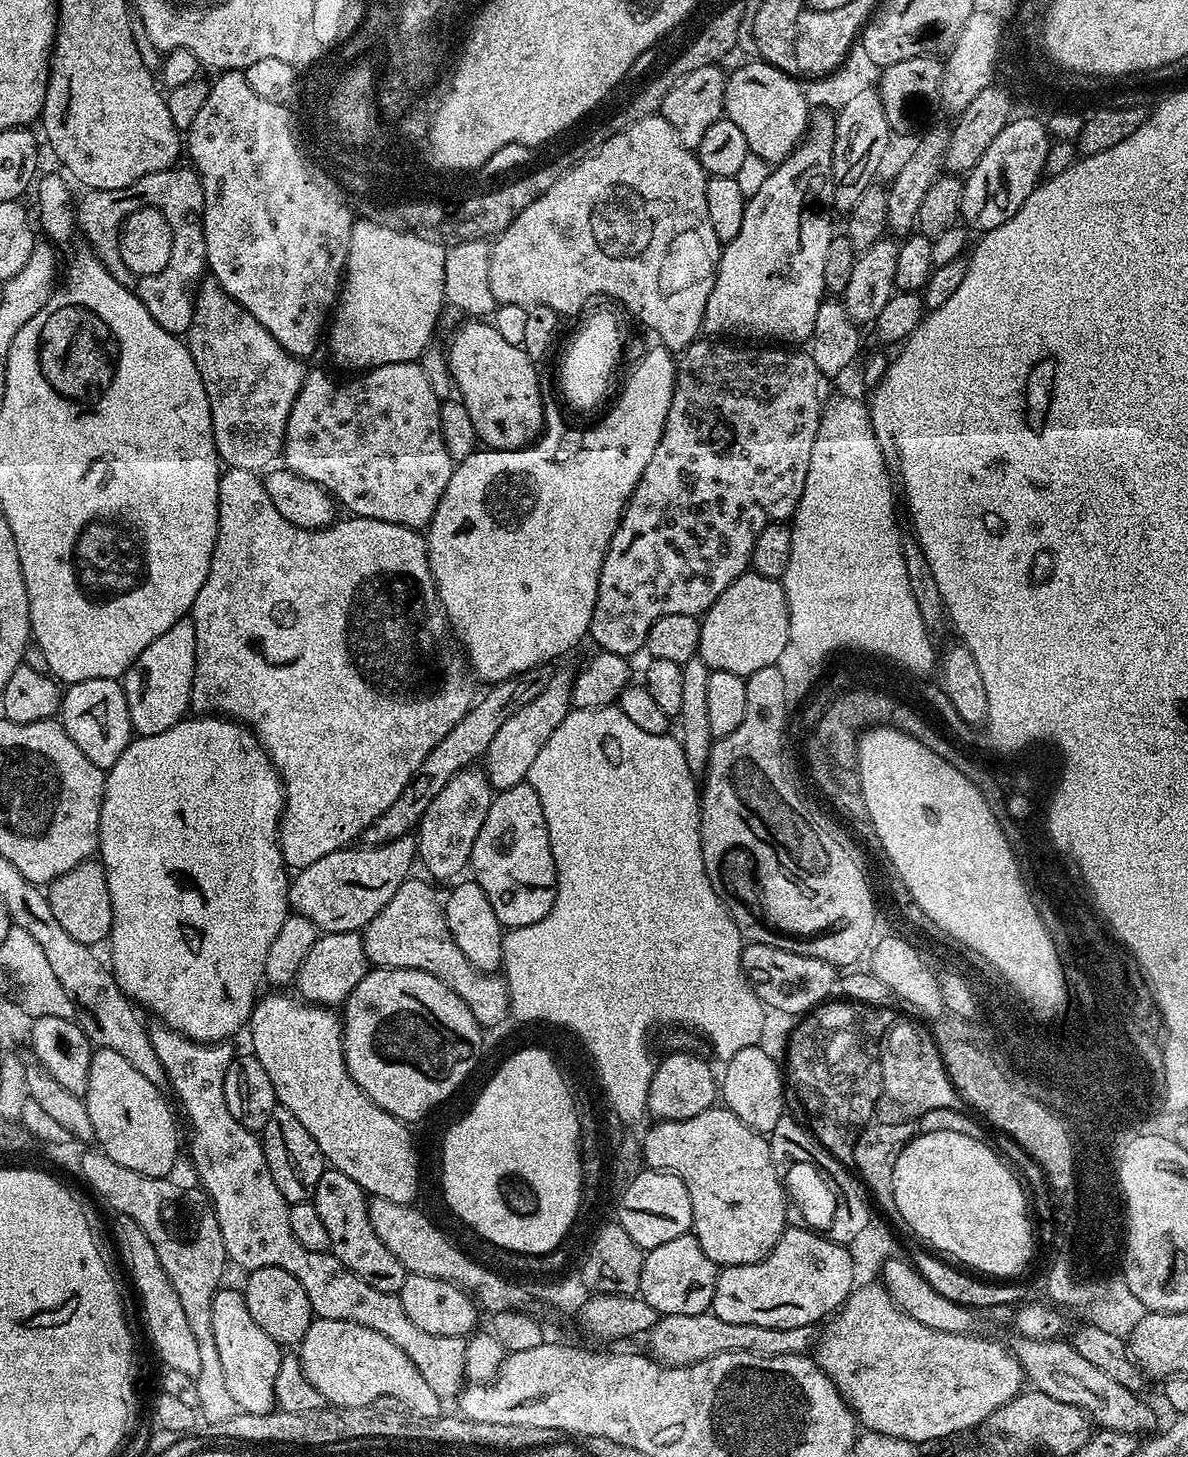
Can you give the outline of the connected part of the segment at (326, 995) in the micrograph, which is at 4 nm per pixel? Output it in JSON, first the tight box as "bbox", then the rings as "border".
{"bbox":[294,932,370,1006],"border":[[[326,932],[317,935],[314,946],[310,946],[310,954],[306,954],[306,962],[302,962],[298,970],[294,988],[297,988],[295,991],[299,999],[305,1002],[340,1006],[368,971],[370,965],[364,953],[364,938],[360,932]]]}

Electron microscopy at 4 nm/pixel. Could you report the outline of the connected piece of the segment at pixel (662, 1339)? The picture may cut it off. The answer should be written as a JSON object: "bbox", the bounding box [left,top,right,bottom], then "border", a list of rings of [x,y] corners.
{"bbox":[646,1311,818,1368],"border":[[[711,1311],[702,1314],[674,1314],[660,1316],[656,1325],[646,1333],[647,1351],[653,1360],[669,1368],[681,1368],[702,1362],[706,1358],[714,1358],[714,1354],[741,1352],[742,1354],[758,1354],[762,1358],[778,1358],[782,1354],[811,1353],[818,1339],[817,1329],[813,1326],[794,1326],[793,1328],[771,1328],[770,1326],[749,1326],[747,1322],[722,1322],[722,1318],[712,1315]]]}

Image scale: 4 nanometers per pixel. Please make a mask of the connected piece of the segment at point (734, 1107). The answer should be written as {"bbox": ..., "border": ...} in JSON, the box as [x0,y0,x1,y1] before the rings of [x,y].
{"bbox":[718,1046,786,1134],"border":[[[757,1046],[754,1048],[747,1048],[746,1050],[738,1050],[738,1054],[734,1054],[723,1065],[724,1076],[722,1072],[722,1079],[718,1084],[718,1092],[722,1097],[723,1107],[729,1112],[733,1112],[737,1120],[742,1121],[746,1128],[751,1128],[756,1134],[771,1134],[774,1126],[778,1126],[778,1118],[786,1115],[786,1108],[784,1108],[784,1088],[786,1092],[786,1076],[780,1068],[776,1065],[776,1060],[770,1053],[764,1049],[764,1046]]]}

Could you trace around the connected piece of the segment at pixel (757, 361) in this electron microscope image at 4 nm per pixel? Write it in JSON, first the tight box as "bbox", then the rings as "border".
{"bbox":[588,338,822,658],"border":[[[697,338],[679,353],[676,385],[670,410],[666,414],[666,426],[658,442],[658,450],[654,450],[654,458],[650,458],[646,470],[642,470],[642,478],[634,494],[628,499],[618,530],[614,530],[614,538],[610,538],[610,546],[602,562],[602,574],[598,578],[598,598],[588,627],[588,636],[597,644],[595,647],[599,651],[629,658],[635,657],[635,652],[644,648],[650,626],[658,622],[658,618],[666,618],[666,614],[690,614],[699,617],[707,612],[708,607],[722,594],[722,590],[730,586],[730,582],[734,582],[741,574],[749,571],[754,554],[754,542],[758,542],[758,534],[762,534],[762,530],[766,530],[768,524],[792,520],[802,498],[803,487],[806,485],[810,454],[819,430],[822,377],[818,366],[814,366],[814,358],[807,351],[789,350],[784,346],[760,347],[764,348],[739,348],[736,342],[721,342],[716,338]]]}

